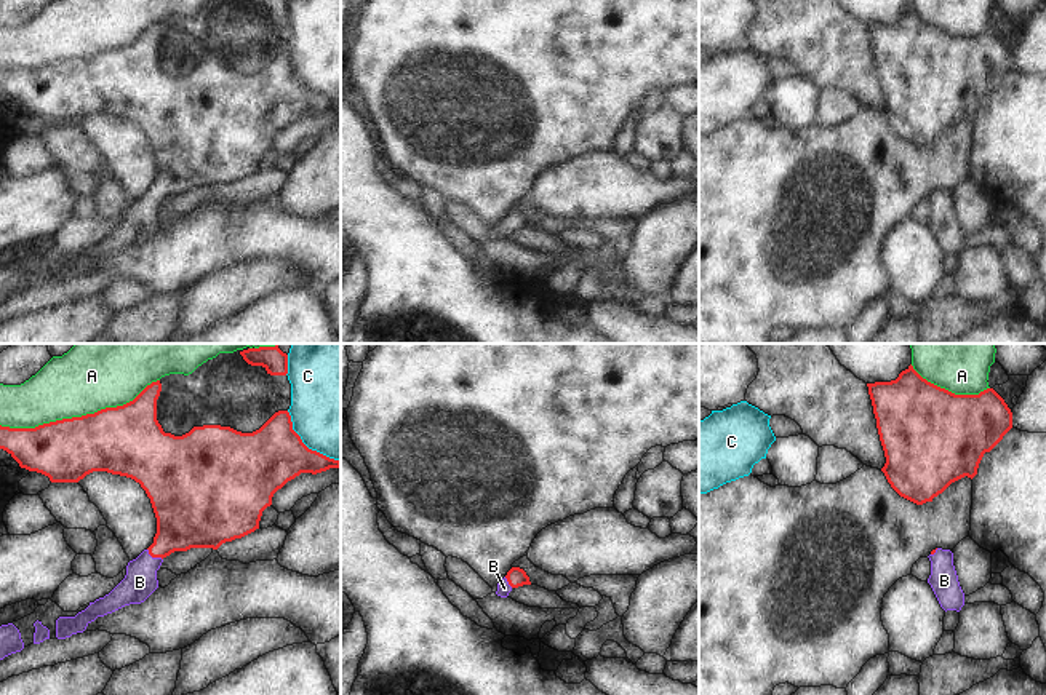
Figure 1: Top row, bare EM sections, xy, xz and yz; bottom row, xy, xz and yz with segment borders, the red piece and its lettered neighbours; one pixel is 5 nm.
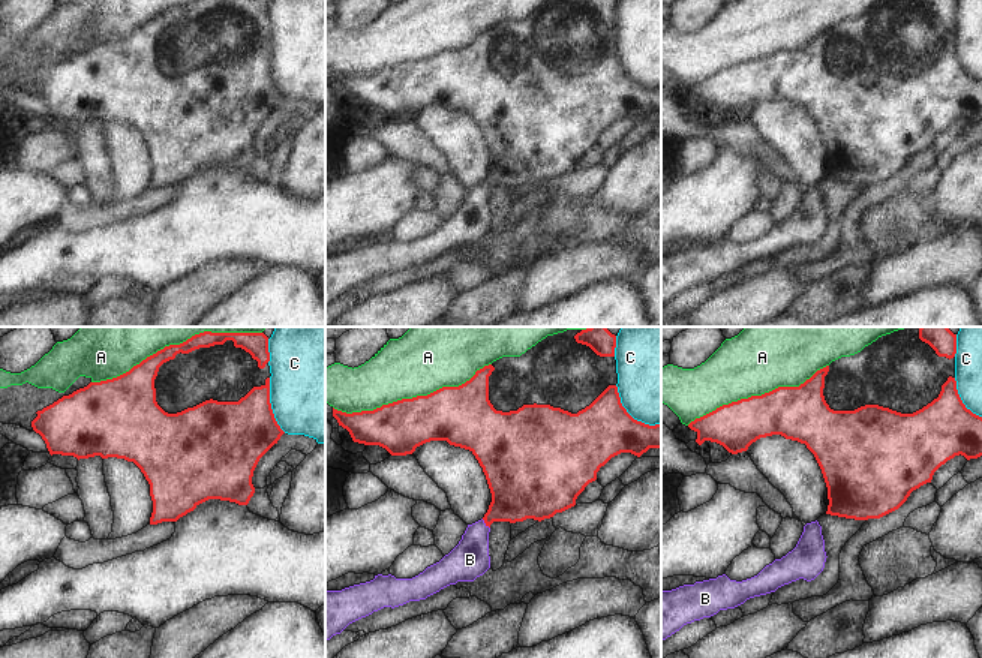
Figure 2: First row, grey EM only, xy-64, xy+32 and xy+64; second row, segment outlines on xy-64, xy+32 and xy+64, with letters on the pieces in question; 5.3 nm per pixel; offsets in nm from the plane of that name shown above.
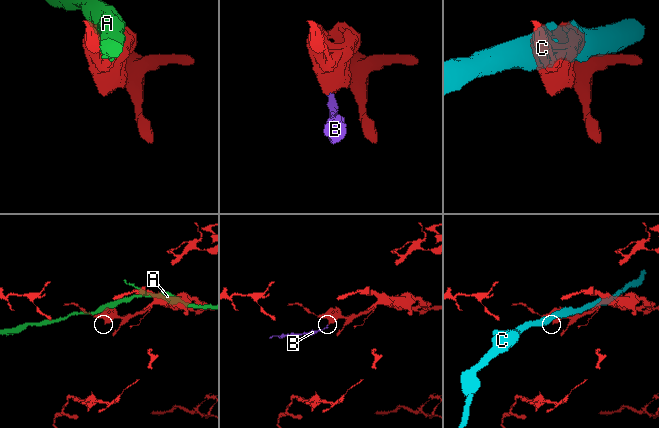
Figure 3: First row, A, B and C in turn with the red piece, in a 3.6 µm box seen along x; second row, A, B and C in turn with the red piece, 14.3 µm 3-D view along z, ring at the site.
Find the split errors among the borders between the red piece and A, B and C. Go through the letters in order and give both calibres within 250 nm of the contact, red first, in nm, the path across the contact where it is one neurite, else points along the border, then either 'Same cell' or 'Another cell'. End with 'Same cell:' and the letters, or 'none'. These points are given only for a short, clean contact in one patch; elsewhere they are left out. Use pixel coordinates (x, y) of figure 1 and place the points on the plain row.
A: Thickness 340 nm (red) against 300 nm. Another cell
B: Thickness 300 nm (red) against 160 nm. Path across: xy (186, 160), (154, 198), (144, 208), (139, 224). Same cell
C: Thickness 320 nm (red) against 480 nm. Another cell
Same cell: B.

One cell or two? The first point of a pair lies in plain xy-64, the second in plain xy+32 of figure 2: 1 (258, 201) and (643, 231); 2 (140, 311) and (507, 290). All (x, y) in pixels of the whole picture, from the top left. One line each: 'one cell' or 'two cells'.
1: one cell
2: one cell

